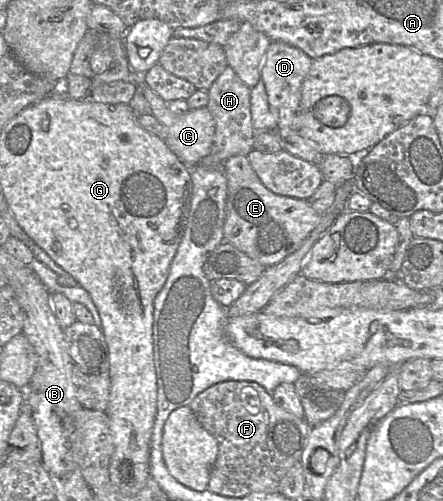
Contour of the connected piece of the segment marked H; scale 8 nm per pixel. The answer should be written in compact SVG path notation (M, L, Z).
M228 65L208 89L206 107L215 122L215 134L210 154L216 156L221 162L235 155L247 156L254 148L255 130L252 125L250 94L251 88L244 84Z

